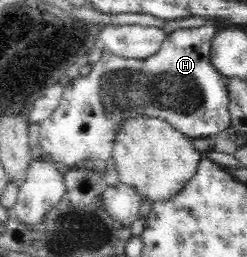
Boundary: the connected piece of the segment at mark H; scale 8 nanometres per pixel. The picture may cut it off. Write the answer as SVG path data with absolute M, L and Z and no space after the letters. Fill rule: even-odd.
M203 25L198 28L177 28L170 32L166 39L161 43L160 49L152 55L149 55L144 59L132 59L132 58L121 58L117 55L111 54L109 51L104 50L102 57L92 66L92 70L87 76L80 77L77 76L73 78L71 82L65 86L62 92L62 97L57 105L57 109L41 123L41 129L39 130L39 144L42 149L42 154L44 157L50 159L54 164L58 165L62 169L69 168L71 166L82 167L80 163L86 163L88 161L104 161L108 162L113 158L113 142L115 142L115 136L117 136L117 131L121 130L121 126L125 122L129 122L129 119L139 118L139 116L144 116L144 118L156 118L164 120L172 126L174 130L177 130L180 134L183 134L190 141L194 139L206 139L207 137L215 137L219 133L222 133L230 125L230 111L229 111L229 91L226 87L226 81L221 73L212 65L212 60L210 57L212 49L212 40L214 37L214 32L217 30L216 25Z

